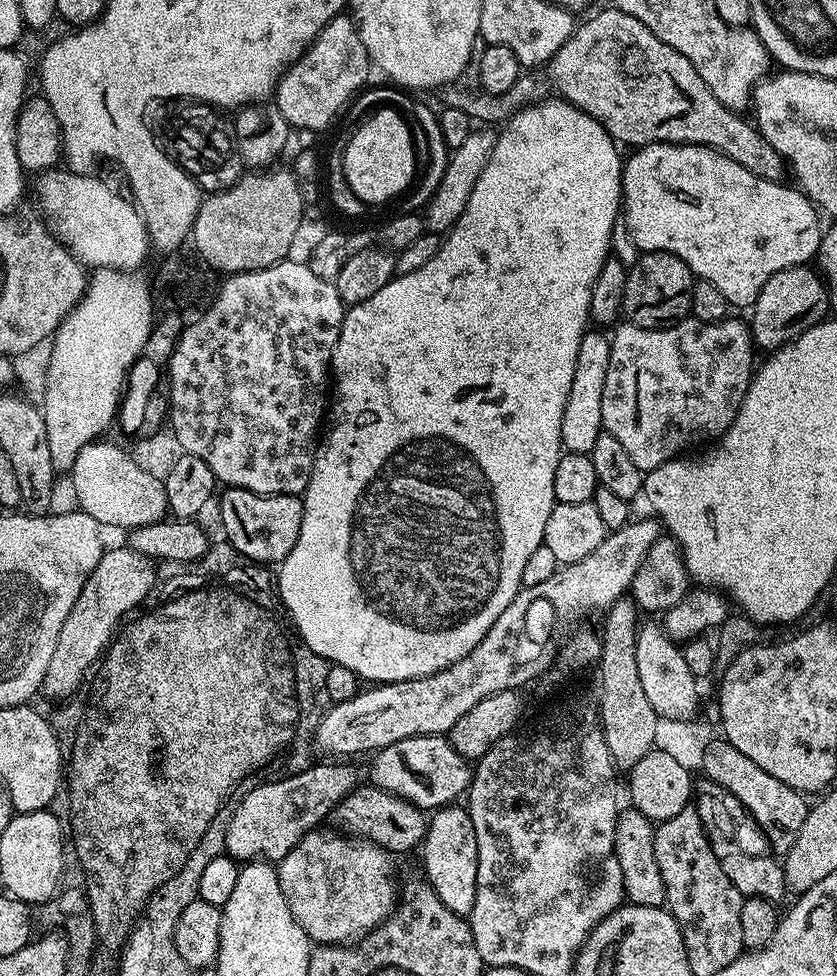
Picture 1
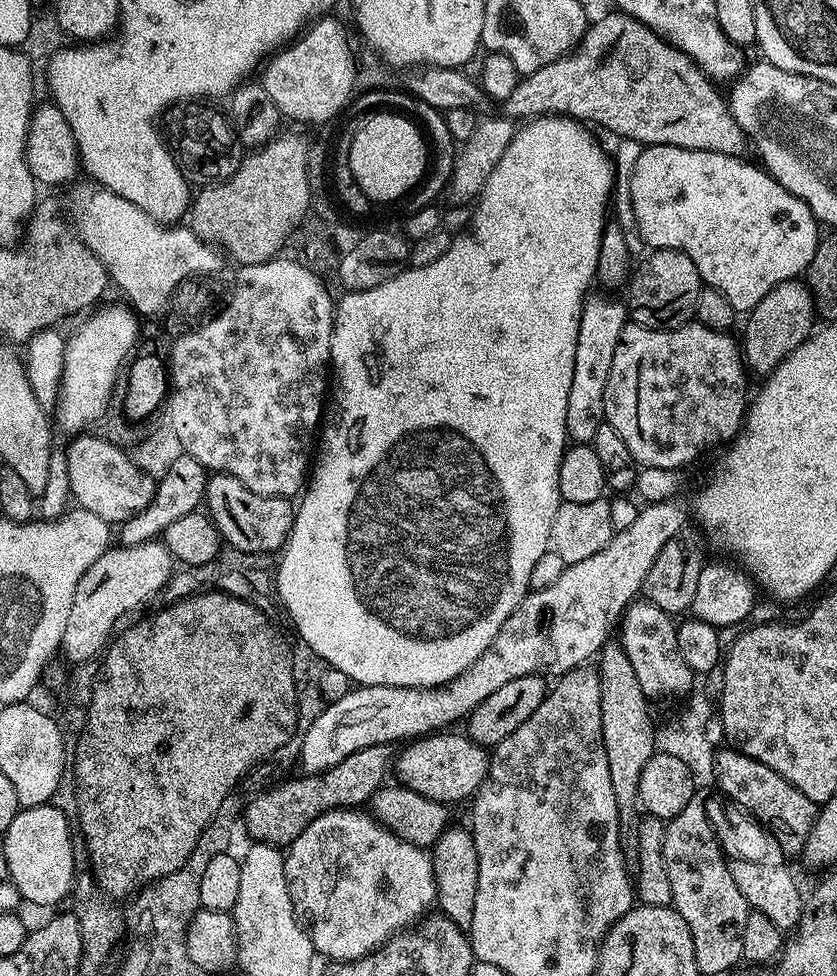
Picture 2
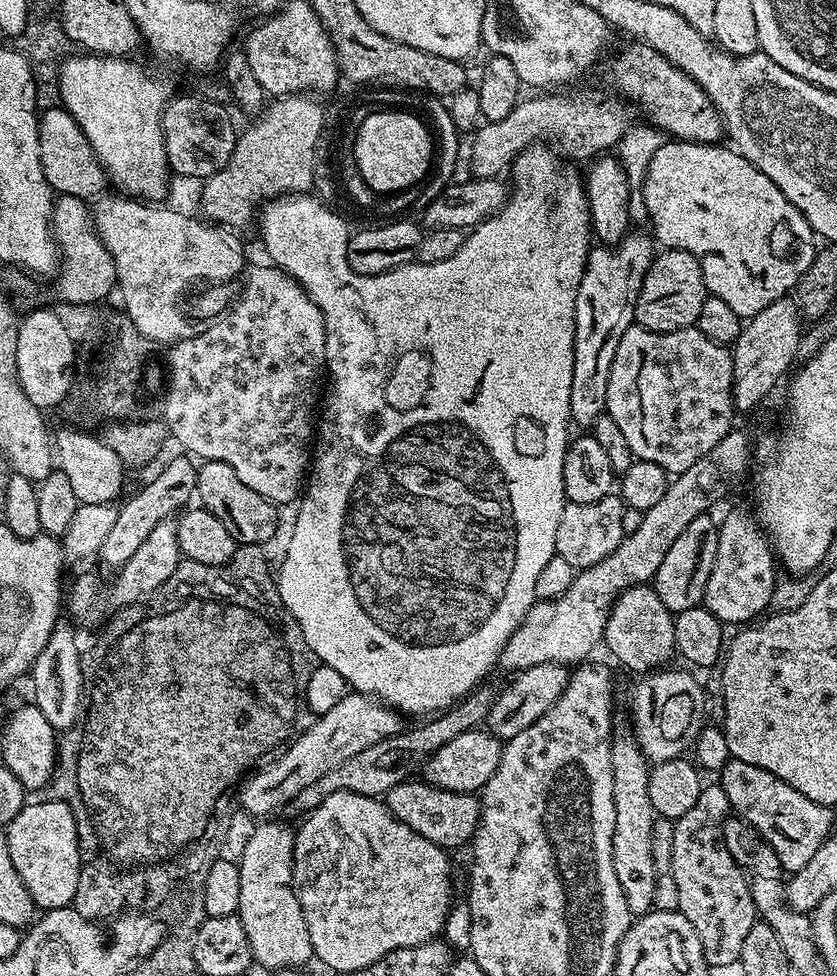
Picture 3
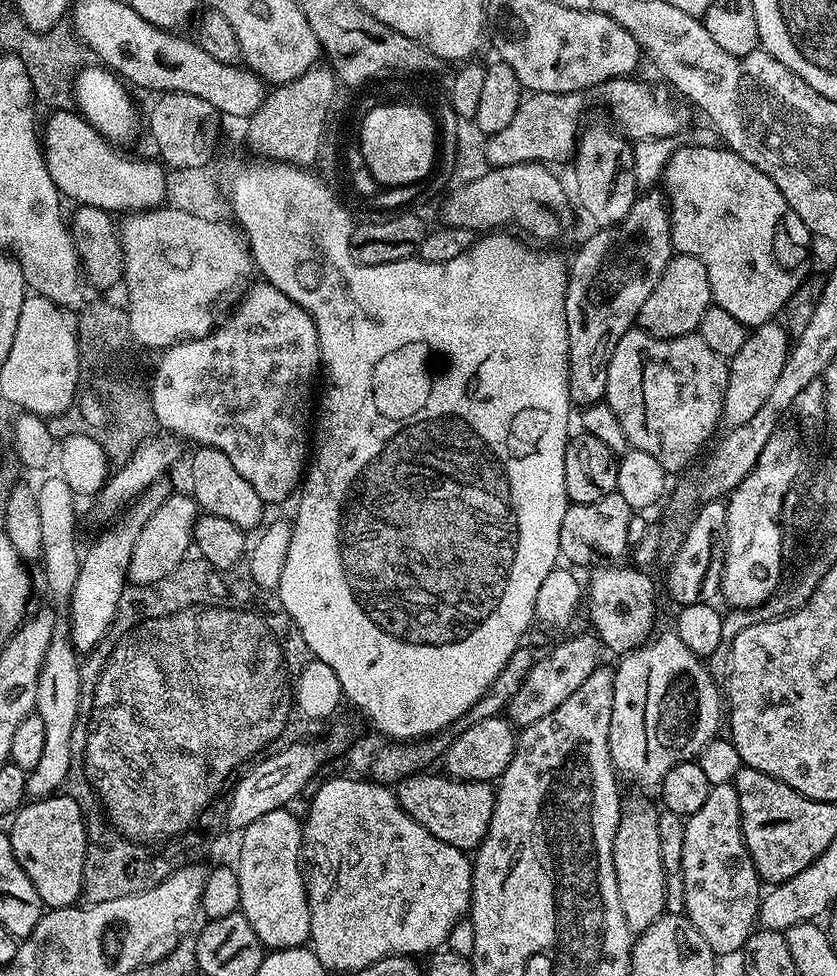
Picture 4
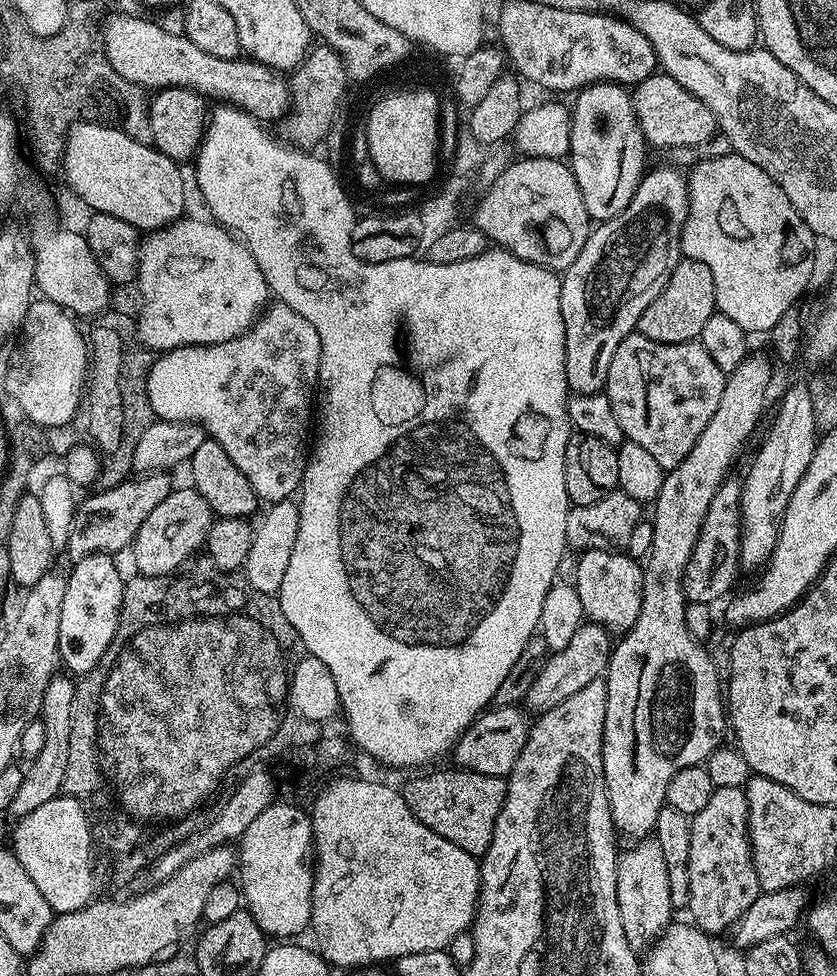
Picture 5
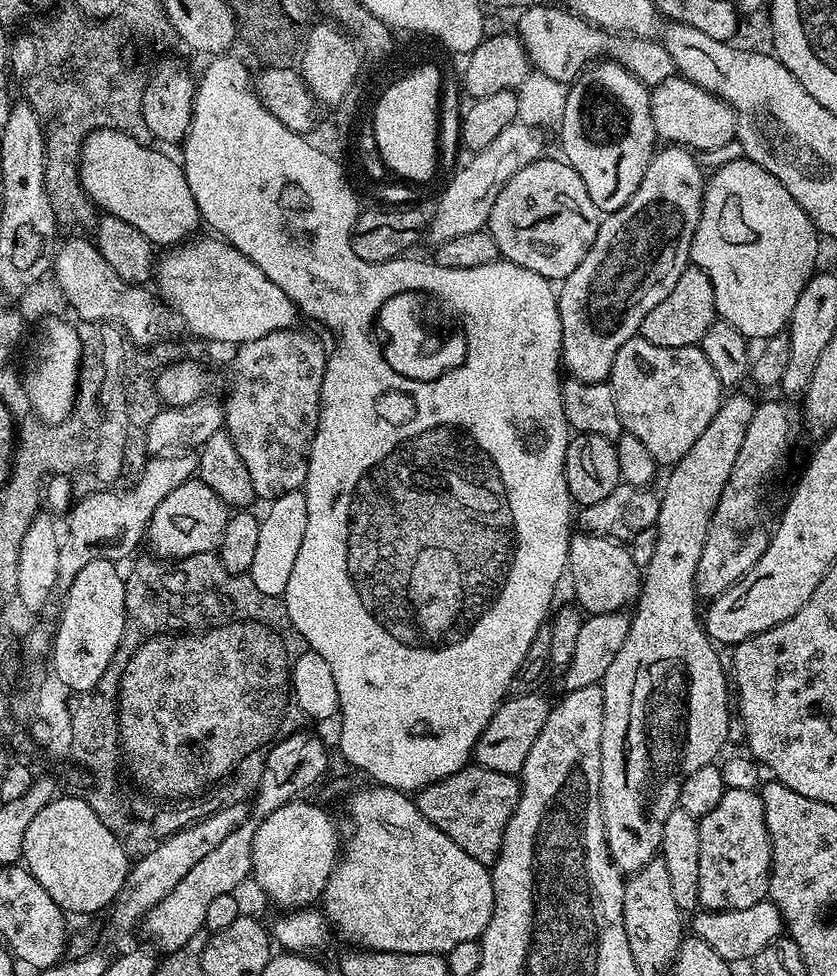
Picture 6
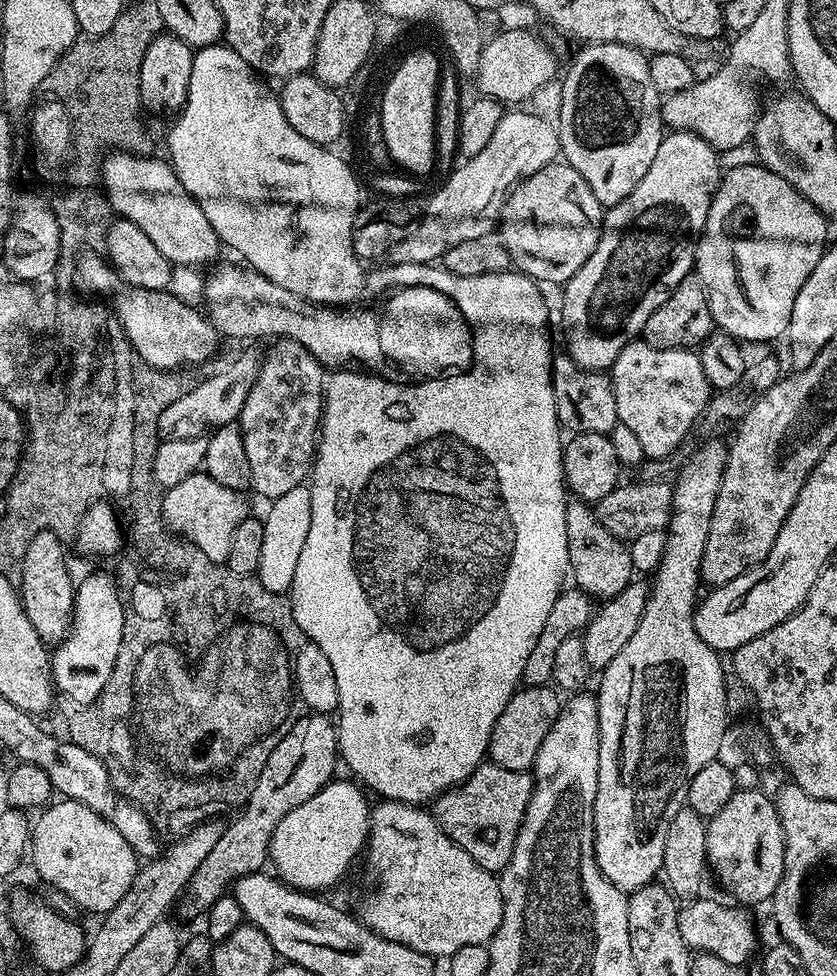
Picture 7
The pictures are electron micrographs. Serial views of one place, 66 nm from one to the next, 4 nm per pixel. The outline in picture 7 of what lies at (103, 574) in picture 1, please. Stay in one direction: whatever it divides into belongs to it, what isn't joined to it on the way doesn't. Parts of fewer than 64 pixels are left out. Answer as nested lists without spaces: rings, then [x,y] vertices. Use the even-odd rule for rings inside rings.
[[[201,470],[178,482],[178,486],[167,489],[163,495],[162,513],[167,527],[202,550],[216,564],[227,565],[234,532],[250,515],[250,508],[244,501],[245,493],[221,486]]]

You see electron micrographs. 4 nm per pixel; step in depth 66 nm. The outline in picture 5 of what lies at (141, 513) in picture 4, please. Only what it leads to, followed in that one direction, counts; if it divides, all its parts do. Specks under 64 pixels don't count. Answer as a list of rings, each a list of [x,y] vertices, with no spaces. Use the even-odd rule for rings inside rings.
[[[108,554],[81,556],[72,572],[67,573],[68,585],[62,598],[62,614],[58,622],[58,650],[60,664],[73,677],[81,678],[98,666],[115,634],[122,628],[120,607],[124,597],[125,577],[120,577],[120,568]]]

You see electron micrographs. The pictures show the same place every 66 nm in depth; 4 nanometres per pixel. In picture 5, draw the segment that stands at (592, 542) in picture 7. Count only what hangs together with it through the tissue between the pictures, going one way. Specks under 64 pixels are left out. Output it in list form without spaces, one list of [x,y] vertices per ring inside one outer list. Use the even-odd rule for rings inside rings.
[[[589,548],[579,553],[574,583],[585,617],[600,624],[612,634],[623,634],[638,622],[642,610],[644,569],[631,556],[620,550]]]

